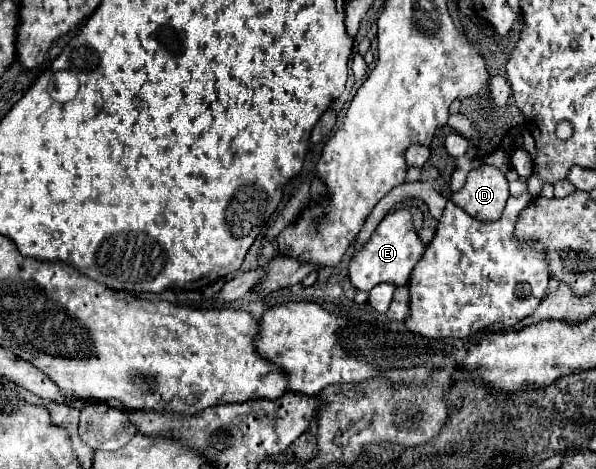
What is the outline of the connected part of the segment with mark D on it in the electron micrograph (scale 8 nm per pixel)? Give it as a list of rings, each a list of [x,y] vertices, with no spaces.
[[[481,165],[469,171],[461,191],[451,195],[451,201],[479,221],[497,221],[509,199],[505,175],[493,165]]]

